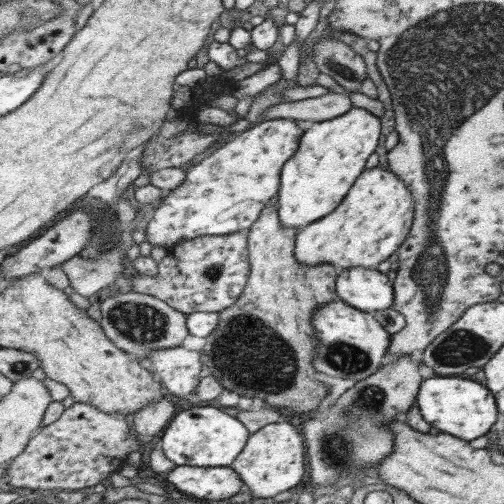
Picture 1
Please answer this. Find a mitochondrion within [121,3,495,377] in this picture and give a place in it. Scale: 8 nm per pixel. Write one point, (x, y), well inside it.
(459, 349)

